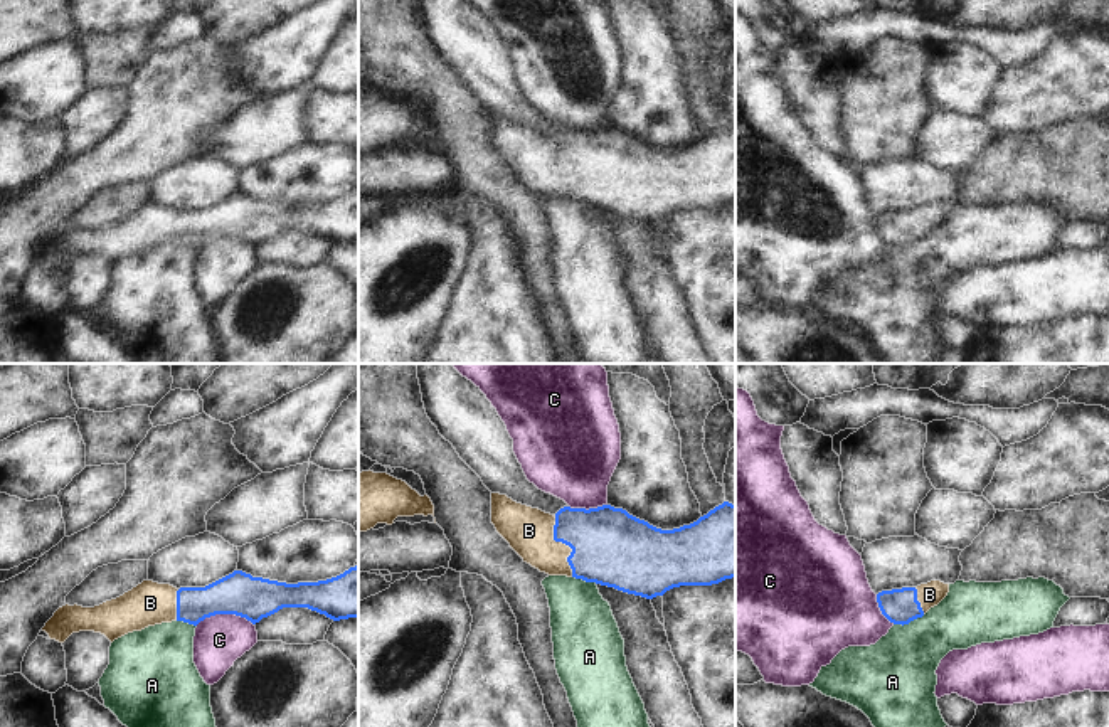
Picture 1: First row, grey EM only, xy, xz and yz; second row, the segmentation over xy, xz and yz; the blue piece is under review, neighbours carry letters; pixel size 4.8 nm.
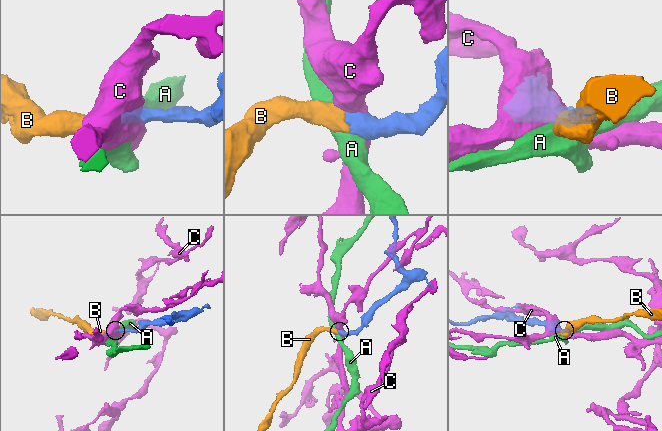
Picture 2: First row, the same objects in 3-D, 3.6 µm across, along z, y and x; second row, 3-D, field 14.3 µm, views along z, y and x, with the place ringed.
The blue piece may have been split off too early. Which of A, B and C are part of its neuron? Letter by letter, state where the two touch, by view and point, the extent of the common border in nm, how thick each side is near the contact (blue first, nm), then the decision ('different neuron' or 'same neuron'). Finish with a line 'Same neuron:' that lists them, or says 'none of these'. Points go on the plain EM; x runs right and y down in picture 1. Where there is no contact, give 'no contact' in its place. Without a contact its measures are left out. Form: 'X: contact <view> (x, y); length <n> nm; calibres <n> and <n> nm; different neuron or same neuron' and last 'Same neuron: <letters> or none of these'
A: contact yz (909, 244); length 160 nm; calibres 170 and 360 nm; different neuron
B: contact xz (566, 167); length 300 nm; calibres 360 and 220 nm; same neuron
C: contact xy (224, 236); length 280 nm; calibres 200 and 240 nm; different neuron
Same neuron: B

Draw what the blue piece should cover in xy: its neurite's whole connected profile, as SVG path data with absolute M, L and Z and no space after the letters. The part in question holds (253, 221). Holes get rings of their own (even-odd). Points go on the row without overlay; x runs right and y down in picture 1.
M358 190L318 204L286 207L242 194L205 209L173 210L143 204L123 219L94 231L62 229L42 254L64 266L72 256L94 254L111 266L148 249L183 244L197 249L215 237L236 237L252 247L283 231L308 231L333 244L358 241Z

